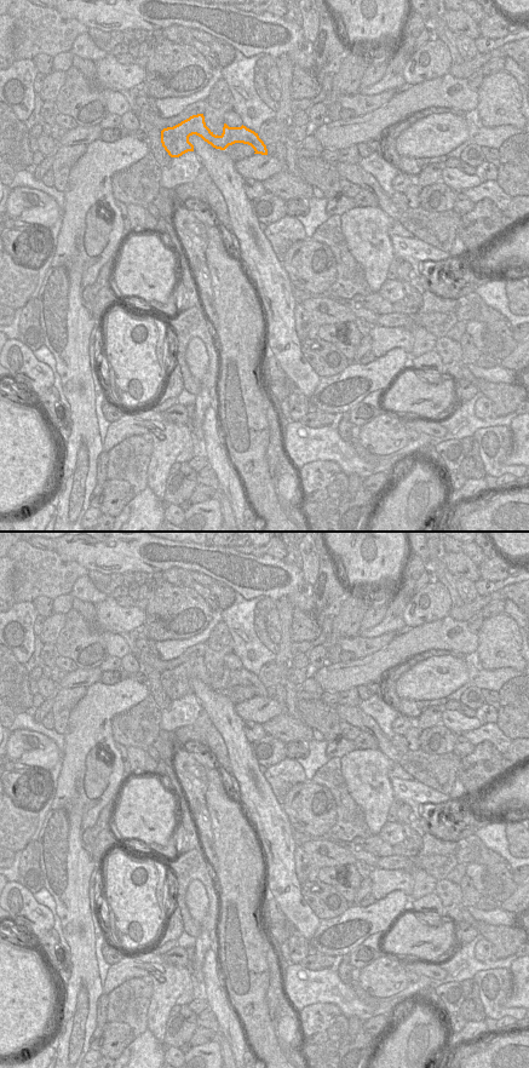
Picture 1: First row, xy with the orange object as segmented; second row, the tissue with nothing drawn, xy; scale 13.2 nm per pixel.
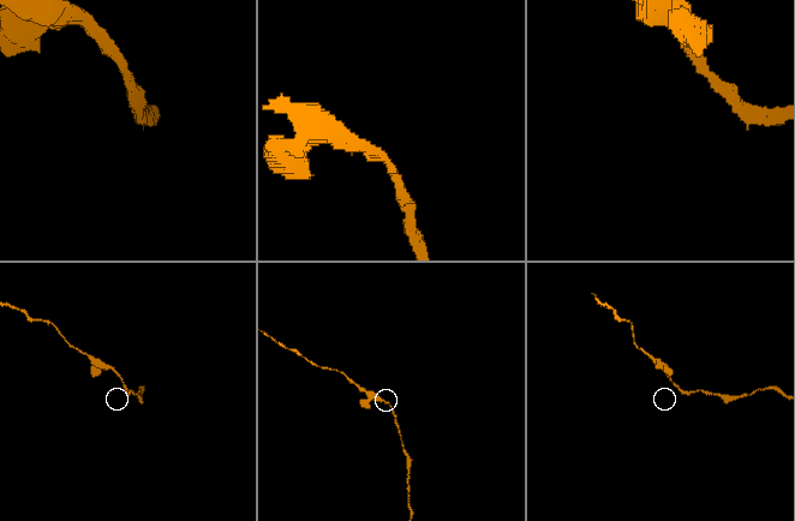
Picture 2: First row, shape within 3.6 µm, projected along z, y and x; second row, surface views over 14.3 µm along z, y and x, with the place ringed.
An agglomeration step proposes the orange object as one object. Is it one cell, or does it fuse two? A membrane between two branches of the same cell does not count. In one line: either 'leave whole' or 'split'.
leave whole

